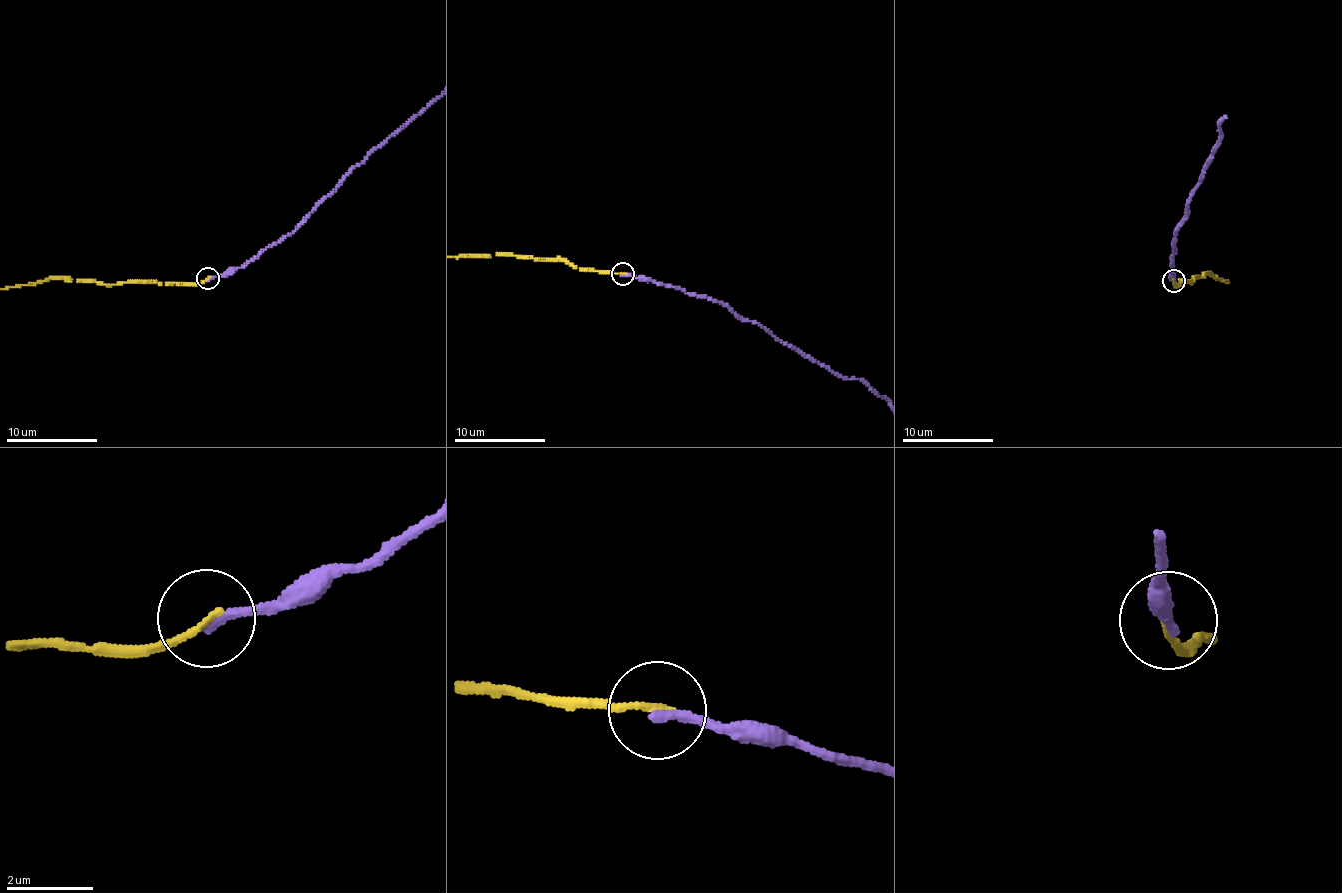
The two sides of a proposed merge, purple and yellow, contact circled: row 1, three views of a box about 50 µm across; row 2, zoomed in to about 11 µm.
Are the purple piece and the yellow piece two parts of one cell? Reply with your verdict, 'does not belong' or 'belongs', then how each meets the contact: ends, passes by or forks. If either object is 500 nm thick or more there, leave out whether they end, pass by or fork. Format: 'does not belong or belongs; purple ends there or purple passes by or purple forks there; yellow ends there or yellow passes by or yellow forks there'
does not belong; purple ends there; yellow ends there

